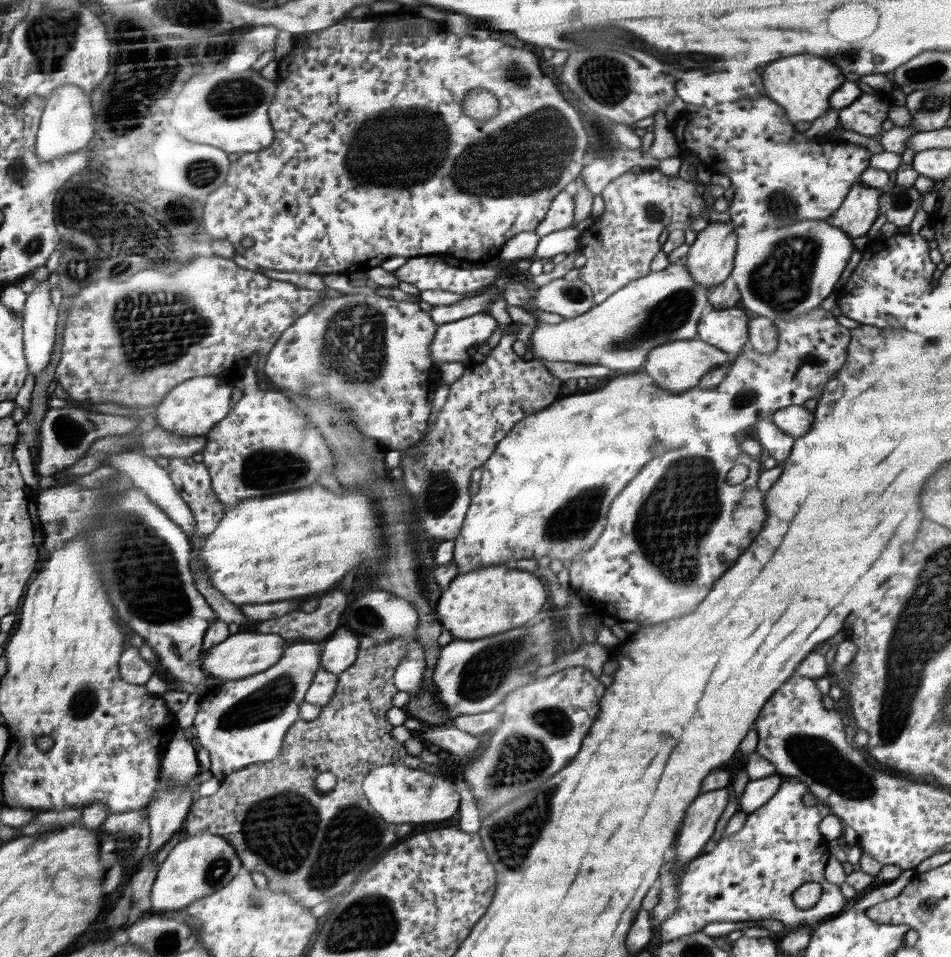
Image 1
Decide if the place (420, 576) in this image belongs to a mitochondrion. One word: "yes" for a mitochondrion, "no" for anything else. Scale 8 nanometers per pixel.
yes

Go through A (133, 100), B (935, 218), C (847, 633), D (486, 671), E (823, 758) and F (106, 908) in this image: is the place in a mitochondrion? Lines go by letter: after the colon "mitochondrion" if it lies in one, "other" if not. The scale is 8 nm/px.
A: mitochondrion
B: other
C: other
D: mitochondrion
E: mitochondrion
F: other

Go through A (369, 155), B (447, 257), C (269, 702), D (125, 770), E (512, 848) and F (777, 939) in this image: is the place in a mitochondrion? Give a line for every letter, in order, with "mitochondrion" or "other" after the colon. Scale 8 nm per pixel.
A: other
B: other
C: mitochondrion
D: other
E: mitochondrion
F: other

